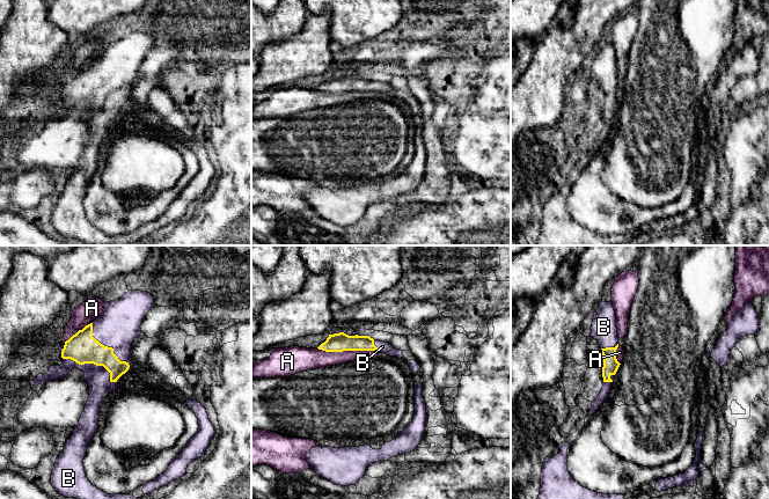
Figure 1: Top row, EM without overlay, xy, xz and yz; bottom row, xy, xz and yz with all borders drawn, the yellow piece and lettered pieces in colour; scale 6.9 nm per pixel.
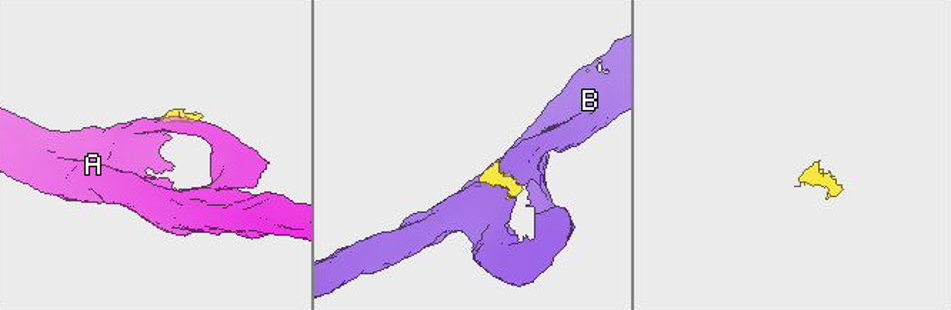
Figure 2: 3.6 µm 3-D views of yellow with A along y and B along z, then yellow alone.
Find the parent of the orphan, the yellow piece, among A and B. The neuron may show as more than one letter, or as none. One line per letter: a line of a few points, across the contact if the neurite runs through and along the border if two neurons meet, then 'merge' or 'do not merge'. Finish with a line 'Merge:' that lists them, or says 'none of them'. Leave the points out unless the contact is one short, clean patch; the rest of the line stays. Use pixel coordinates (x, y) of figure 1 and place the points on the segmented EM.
A: line xz (317, 347), (324, 351), (375, 351); do not merge
B: merge
Merge: B

